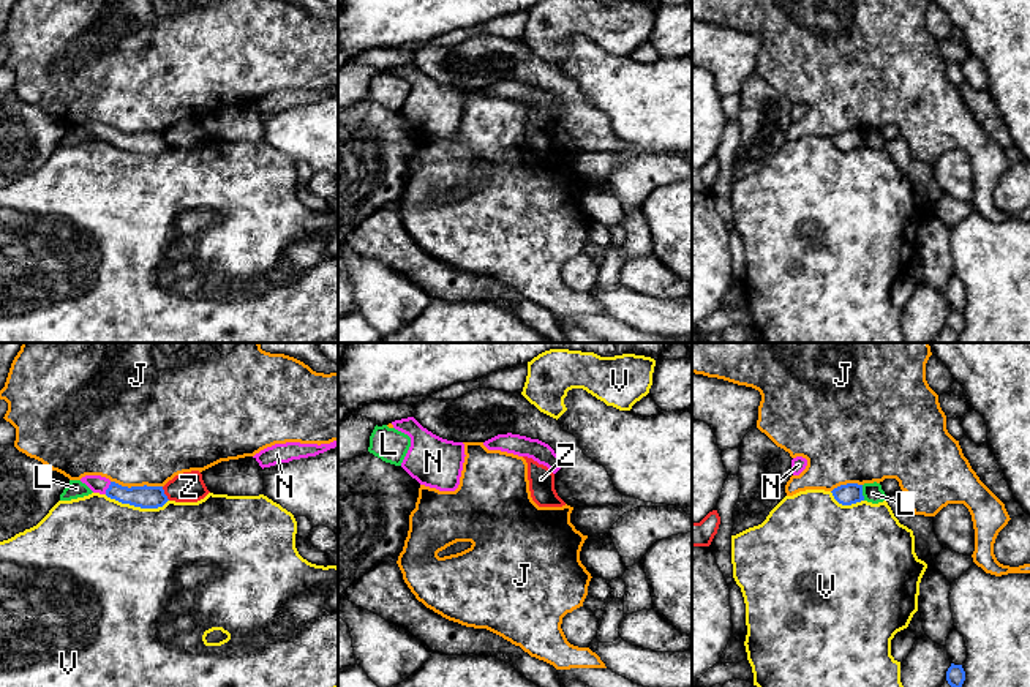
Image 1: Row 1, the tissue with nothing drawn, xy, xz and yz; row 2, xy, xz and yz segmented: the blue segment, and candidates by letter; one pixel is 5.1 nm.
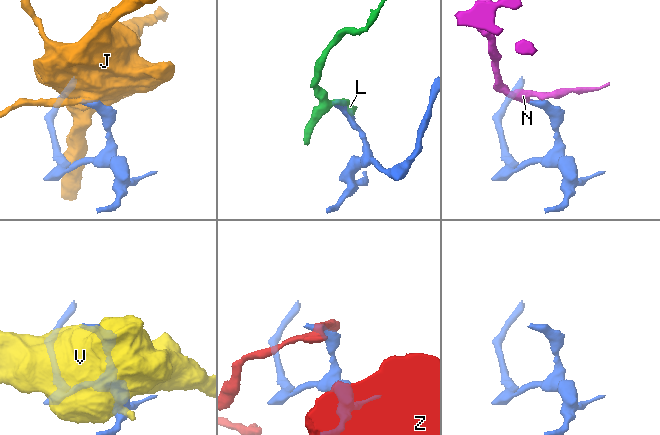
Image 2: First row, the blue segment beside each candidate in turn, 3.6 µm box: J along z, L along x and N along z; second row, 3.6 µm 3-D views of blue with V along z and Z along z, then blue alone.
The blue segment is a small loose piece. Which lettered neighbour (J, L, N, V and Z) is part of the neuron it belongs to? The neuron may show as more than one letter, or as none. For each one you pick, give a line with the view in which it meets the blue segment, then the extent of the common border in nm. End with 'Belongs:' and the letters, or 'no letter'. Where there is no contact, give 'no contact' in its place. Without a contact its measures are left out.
N: meets blue in xy; contact 70 nm long
Belongs: N

